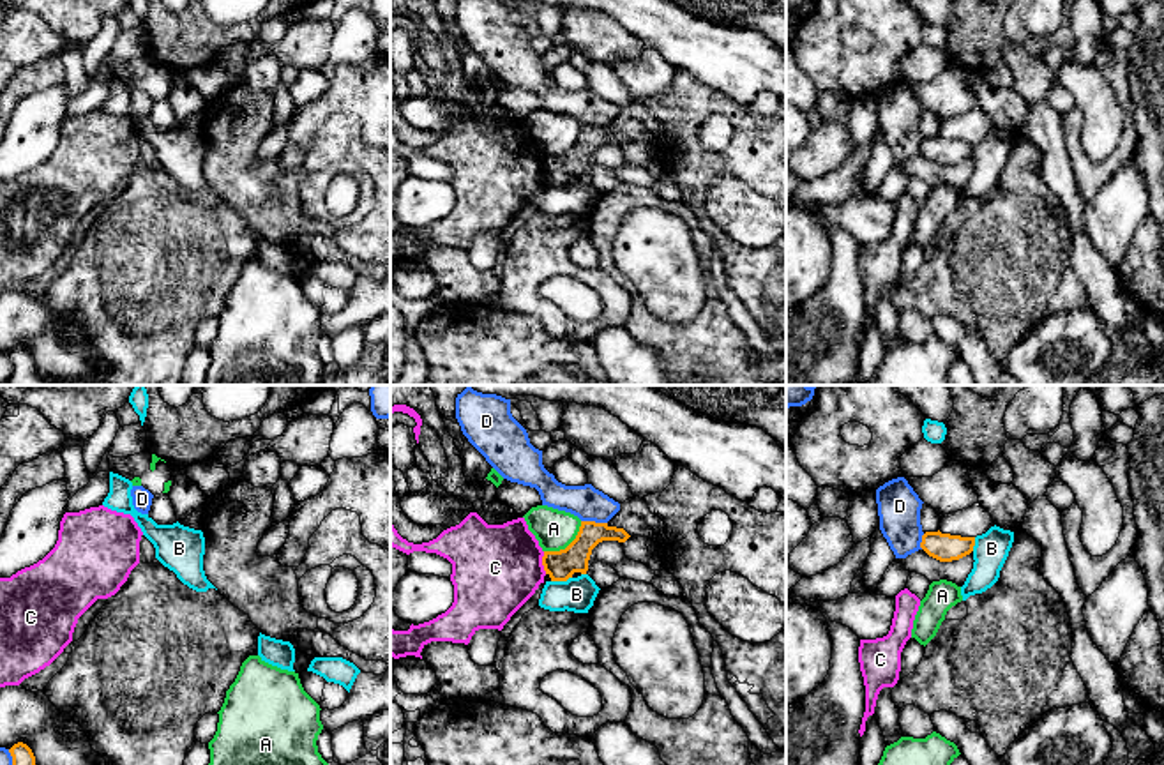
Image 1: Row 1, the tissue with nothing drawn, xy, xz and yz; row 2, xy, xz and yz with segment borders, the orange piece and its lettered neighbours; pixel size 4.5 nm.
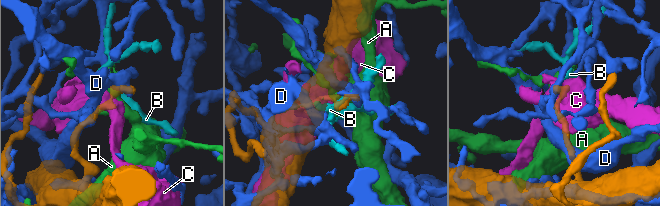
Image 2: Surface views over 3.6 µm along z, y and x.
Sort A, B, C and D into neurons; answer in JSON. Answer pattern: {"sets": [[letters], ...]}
{"sets": [["A"], ["B"], ["C"], ["D"]]}

